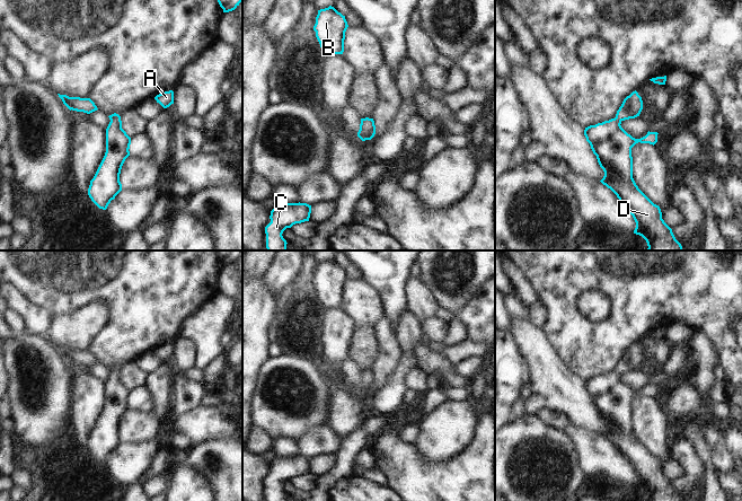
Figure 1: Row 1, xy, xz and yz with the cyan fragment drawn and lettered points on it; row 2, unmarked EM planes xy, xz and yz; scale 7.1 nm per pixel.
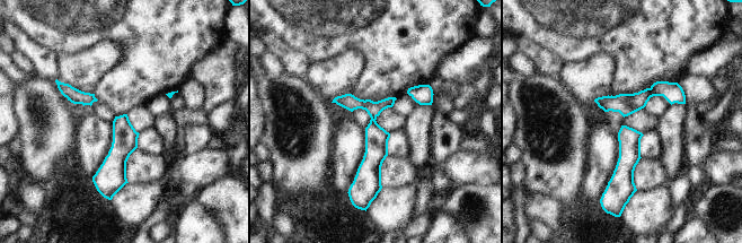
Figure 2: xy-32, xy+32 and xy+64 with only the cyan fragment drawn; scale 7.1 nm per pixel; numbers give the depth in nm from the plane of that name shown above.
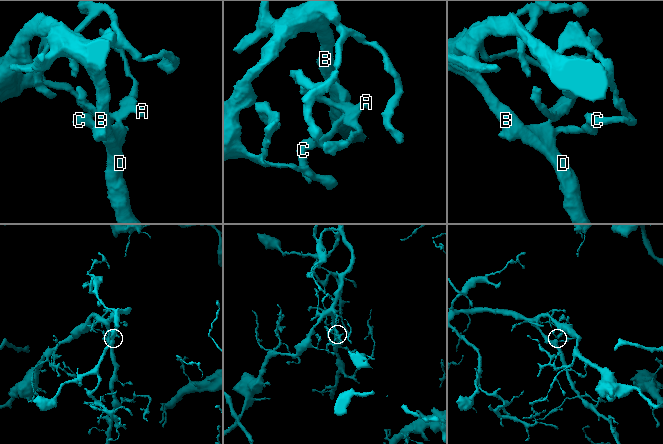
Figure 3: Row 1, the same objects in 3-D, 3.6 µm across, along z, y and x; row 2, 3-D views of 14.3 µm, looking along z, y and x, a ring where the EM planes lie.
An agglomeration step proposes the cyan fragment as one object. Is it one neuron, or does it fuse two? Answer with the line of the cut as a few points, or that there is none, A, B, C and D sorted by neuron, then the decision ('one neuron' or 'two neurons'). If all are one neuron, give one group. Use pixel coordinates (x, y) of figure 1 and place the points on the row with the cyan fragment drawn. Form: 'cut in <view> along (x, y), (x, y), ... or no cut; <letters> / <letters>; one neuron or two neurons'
no cut; A B C D; one neuron

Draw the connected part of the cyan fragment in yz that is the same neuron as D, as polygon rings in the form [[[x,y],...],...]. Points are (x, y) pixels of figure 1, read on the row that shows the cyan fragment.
[[[635,90],[624,99],[615,118],[585,128],[584,135],[593,153],[597,156],[600,167],[604,172],[604,176],[600,182],[610,188],[619,201],[629,210],[636,222],[634,234],[642,236],[646,240],[648,246],[647,250],[682,250],[682,246],[675,239],[672,229],[662,219],[660,206],[654,204],[638,188],[633,178],[631,148],[638,142],[654,146],[657,142],[659,134],[657,132],[648,131],[645,137],[635,139],[621,128],[620,124],[622,121],[639,116],[642,109],[642,97]]]

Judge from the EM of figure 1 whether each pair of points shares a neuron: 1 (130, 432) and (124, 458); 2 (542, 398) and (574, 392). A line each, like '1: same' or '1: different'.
1: different
2: same

